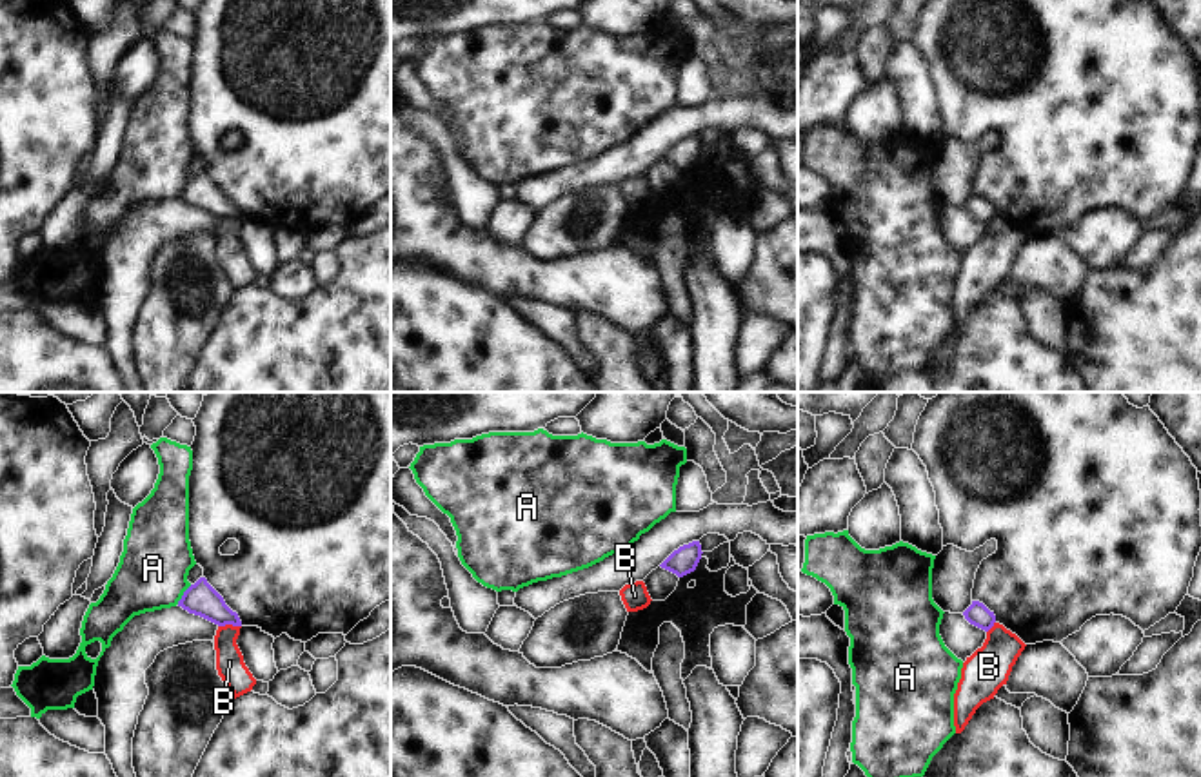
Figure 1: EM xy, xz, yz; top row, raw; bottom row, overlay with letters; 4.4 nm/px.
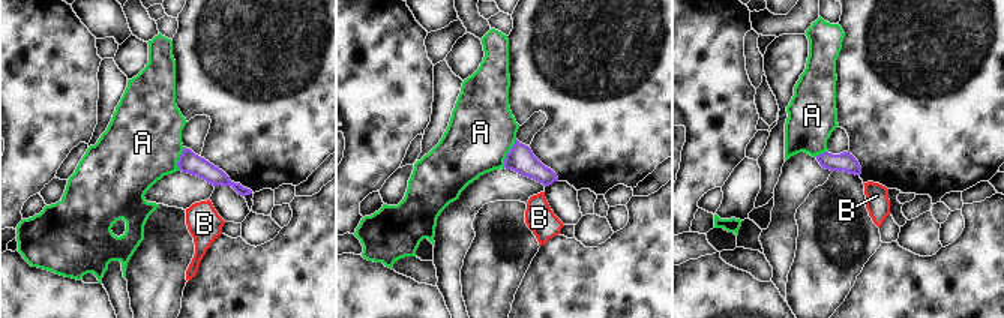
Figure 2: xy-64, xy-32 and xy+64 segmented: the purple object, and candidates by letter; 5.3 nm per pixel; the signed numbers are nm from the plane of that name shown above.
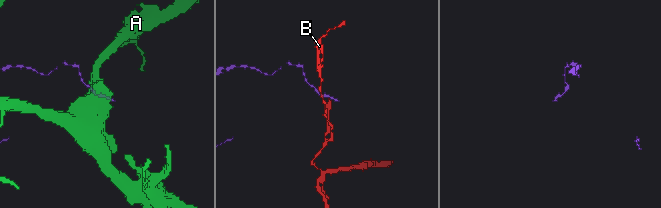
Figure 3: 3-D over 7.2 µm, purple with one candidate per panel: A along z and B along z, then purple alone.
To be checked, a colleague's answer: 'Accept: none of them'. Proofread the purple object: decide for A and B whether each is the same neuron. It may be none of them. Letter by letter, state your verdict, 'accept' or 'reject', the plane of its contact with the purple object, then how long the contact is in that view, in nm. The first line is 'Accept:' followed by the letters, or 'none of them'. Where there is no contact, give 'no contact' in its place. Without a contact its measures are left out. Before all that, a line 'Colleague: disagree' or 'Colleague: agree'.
Colleague: agree
Accept: none of them
A: reject; contact in xy; length 110 nm
B: reject; contact in xy; length 100 nm

